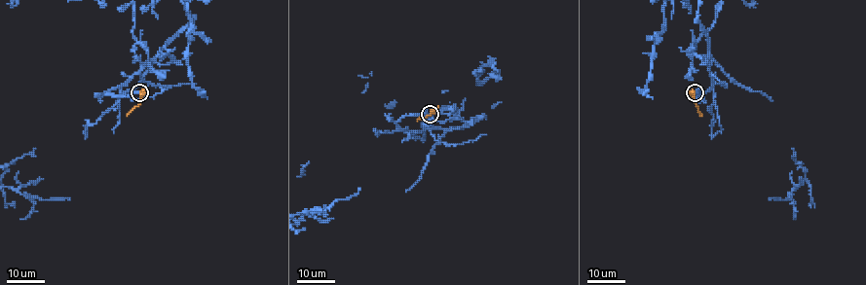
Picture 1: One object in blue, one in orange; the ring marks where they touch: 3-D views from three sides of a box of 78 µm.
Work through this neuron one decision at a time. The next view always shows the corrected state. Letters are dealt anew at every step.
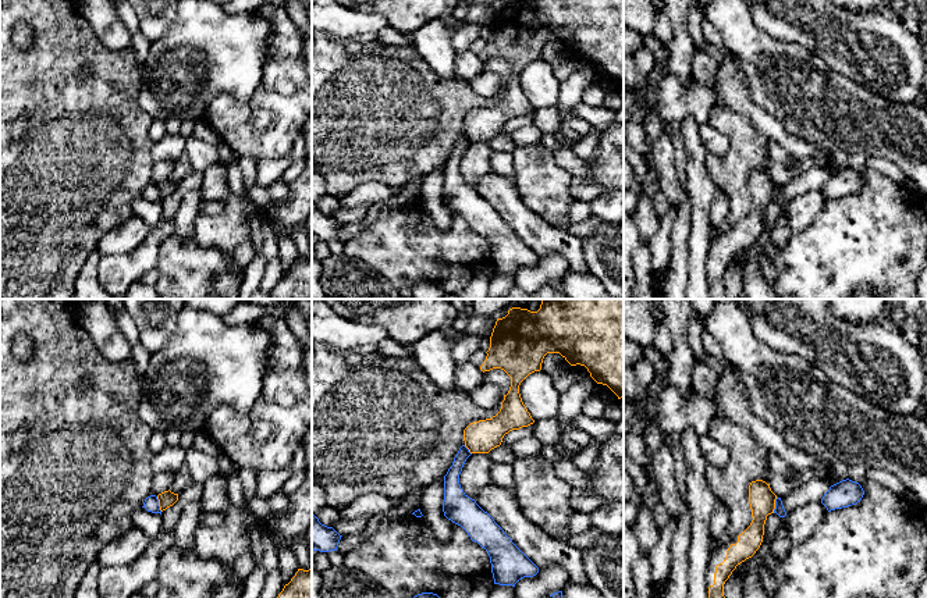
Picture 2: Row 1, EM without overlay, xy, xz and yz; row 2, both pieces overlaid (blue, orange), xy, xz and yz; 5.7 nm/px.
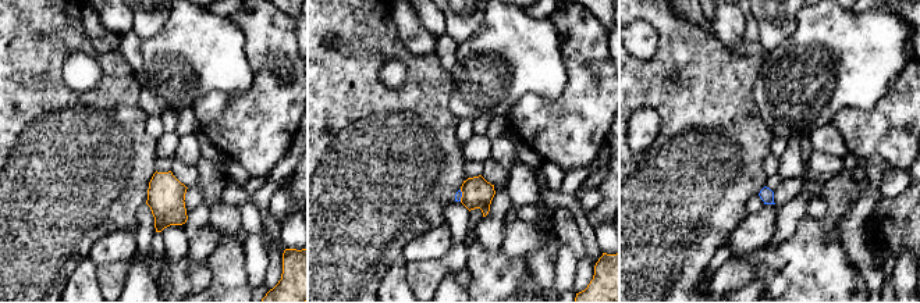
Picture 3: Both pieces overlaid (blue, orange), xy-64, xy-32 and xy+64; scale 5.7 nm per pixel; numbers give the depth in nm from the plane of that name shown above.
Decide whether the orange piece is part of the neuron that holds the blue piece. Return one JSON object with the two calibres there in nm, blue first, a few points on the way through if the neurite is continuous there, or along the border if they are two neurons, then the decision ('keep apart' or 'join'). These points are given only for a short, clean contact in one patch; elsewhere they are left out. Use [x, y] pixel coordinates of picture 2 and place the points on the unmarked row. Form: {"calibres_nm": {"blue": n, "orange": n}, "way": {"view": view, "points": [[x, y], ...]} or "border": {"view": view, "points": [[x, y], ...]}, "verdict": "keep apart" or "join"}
{"calibres_nm": {"blue": 60, "orange": 150}, "border": {"view": "yz", "points": [[777, 185], [773, 200]]}, "verdict": "keep apart"}

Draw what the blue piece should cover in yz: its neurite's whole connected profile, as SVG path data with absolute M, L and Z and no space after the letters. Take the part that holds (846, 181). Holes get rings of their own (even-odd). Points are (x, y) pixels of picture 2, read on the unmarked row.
M846 167L831 174L830 178L824 182L821 192L827 196L828 200L831 200L856 193L862 189L863 184L864 179L862 174Z

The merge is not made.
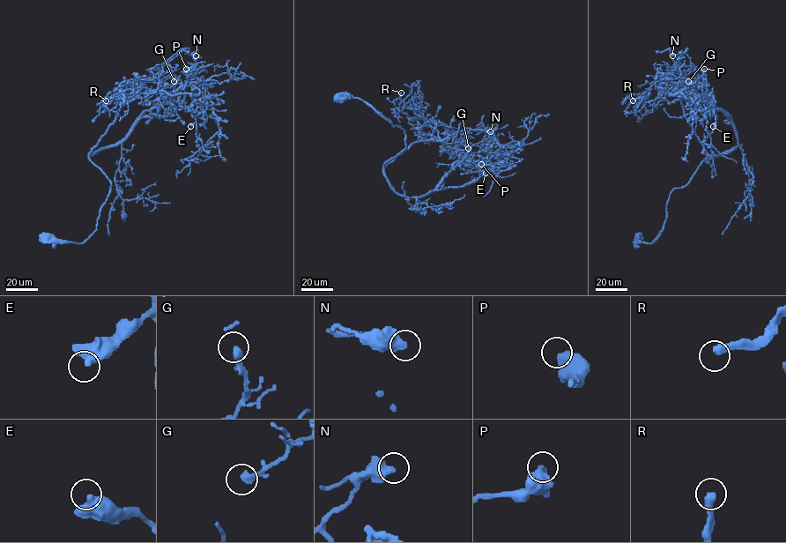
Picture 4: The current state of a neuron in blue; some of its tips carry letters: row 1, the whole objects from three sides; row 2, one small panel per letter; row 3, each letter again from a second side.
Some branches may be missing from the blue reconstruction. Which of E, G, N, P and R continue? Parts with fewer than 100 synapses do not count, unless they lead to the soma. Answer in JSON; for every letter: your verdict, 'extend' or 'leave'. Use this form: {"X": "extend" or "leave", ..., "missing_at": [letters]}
{"E": "leave", "G": "leave", "N": "leave", "P": "leave", "R": "extend", "missing_at": ["R"]}

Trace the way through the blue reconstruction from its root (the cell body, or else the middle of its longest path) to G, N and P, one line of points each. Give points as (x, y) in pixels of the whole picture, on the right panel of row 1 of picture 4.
G: (638, 237), (650, 243), (663, 231), (671, 193), (708, 156), (681, 104), (684, 92), (696, 92), (688, 81)
N: (638, 237), (650, 243), (663, 231), (671, 193), (684, 187), (708, 156), (671, 79), (687, 48), (672, 55)
P: (638, 237), (650, 243), (663, 231), (671, 193), (708, 156), (680, 93), (669, 94), (698, 85), (704, 69)

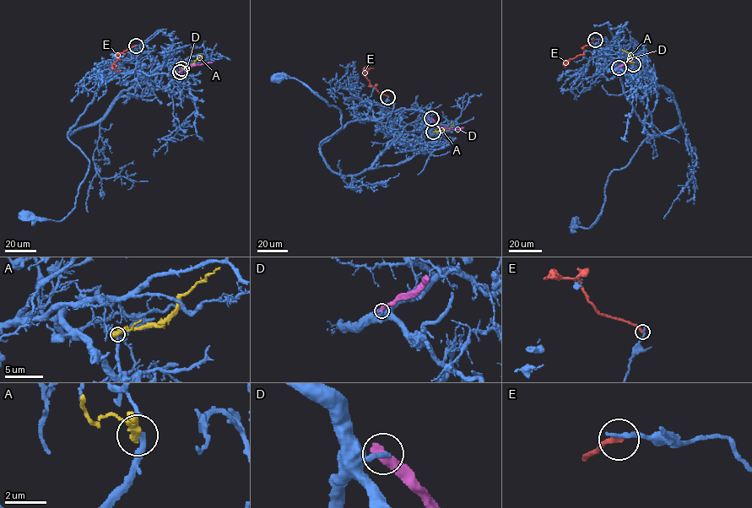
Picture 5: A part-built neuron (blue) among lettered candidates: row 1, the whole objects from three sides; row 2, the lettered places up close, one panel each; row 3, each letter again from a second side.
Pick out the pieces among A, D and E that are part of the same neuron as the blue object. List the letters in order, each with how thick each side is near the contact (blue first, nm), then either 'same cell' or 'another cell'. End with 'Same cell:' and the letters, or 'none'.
A: 340/600 nm | another cell
D: 280/550 nm | another cell
E: 240/240 nm | another cell
Same cell: none

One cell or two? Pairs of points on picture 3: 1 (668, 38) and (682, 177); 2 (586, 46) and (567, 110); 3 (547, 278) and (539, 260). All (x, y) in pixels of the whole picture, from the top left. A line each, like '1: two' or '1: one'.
1: one
2: one
3: one

